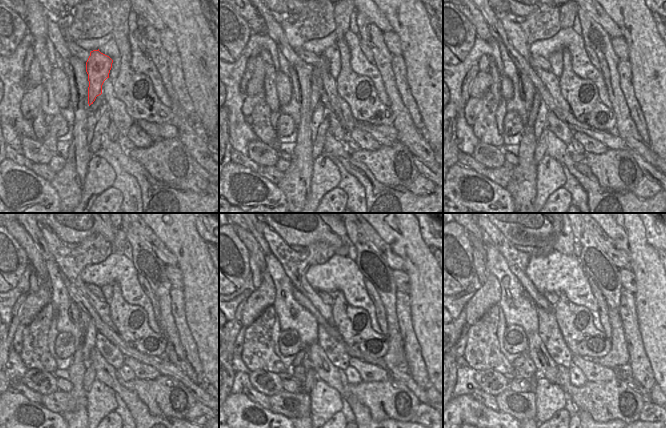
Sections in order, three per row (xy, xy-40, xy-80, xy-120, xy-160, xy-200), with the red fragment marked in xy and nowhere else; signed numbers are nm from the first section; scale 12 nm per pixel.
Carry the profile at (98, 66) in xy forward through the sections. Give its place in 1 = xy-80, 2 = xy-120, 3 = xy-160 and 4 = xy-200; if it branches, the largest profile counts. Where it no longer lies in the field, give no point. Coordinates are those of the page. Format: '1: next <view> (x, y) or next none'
1: next xy-80 (532, 115)
2: next xy-120 (77, 357)
3: next xy-160 (301, 354)
4: next xy-200 (518, 362)

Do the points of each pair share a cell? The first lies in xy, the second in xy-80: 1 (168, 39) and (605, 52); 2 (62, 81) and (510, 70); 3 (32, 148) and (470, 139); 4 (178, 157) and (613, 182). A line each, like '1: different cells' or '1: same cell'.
1: different cells
2: different cells
3: different cells
4: same cell

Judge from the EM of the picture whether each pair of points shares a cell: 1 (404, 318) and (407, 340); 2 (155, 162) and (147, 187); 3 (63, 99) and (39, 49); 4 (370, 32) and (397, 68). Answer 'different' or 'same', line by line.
1: same
2: different
3: different
4: different

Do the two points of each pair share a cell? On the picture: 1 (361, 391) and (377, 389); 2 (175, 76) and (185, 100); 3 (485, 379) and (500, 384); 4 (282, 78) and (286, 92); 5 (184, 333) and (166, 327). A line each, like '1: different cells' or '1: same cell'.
1: same cell
2: same cell
3: same cell
4: same cell
5: different cells

